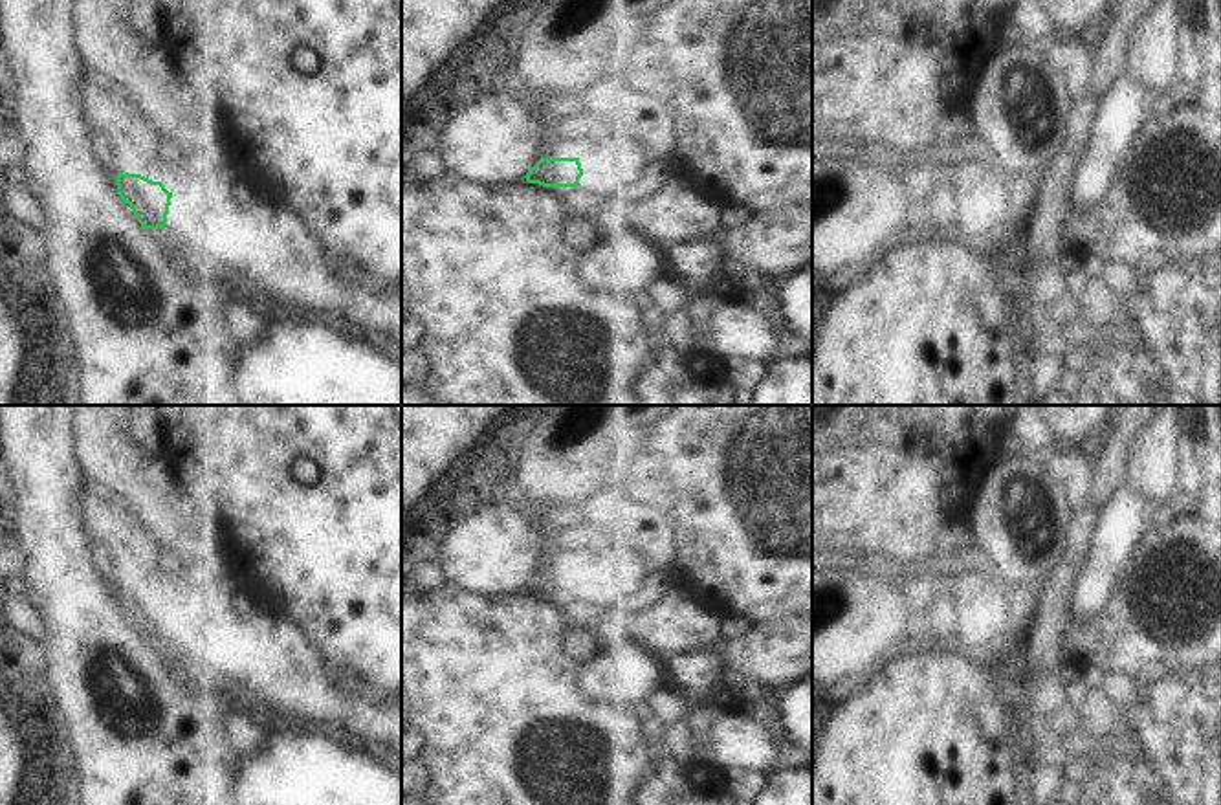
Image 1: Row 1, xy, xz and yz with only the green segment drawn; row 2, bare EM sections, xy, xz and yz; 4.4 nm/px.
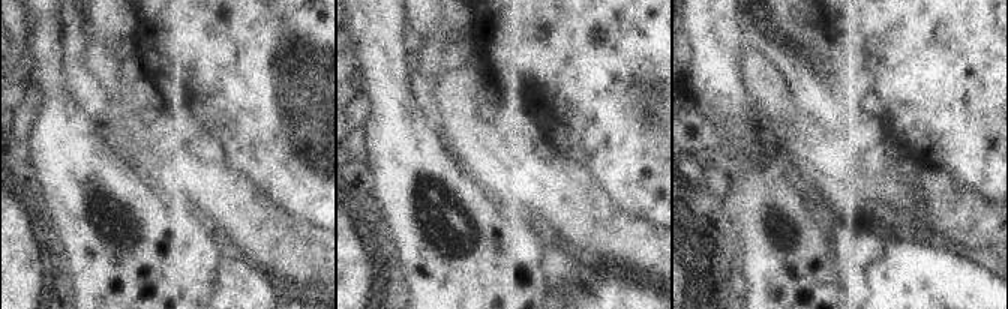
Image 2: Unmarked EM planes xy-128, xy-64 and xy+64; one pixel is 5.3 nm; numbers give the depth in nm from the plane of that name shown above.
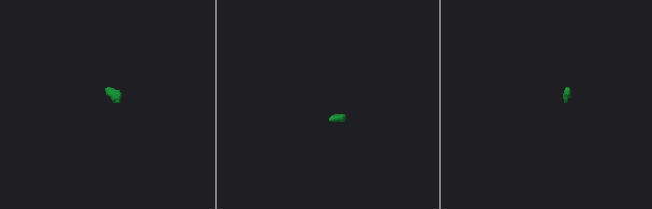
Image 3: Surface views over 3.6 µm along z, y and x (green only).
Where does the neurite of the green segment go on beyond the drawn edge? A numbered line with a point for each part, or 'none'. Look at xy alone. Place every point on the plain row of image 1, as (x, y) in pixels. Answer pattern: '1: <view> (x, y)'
1: xy (134, 556)
2: xy (268, 661)

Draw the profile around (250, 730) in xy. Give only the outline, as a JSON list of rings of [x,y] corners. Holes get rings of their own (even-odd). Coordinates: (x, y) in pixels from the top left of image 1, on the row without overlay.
[[[242,700],[227,721],[231,743],[244,757],[255,755],[271,737],[270,724],[255,704]]]

